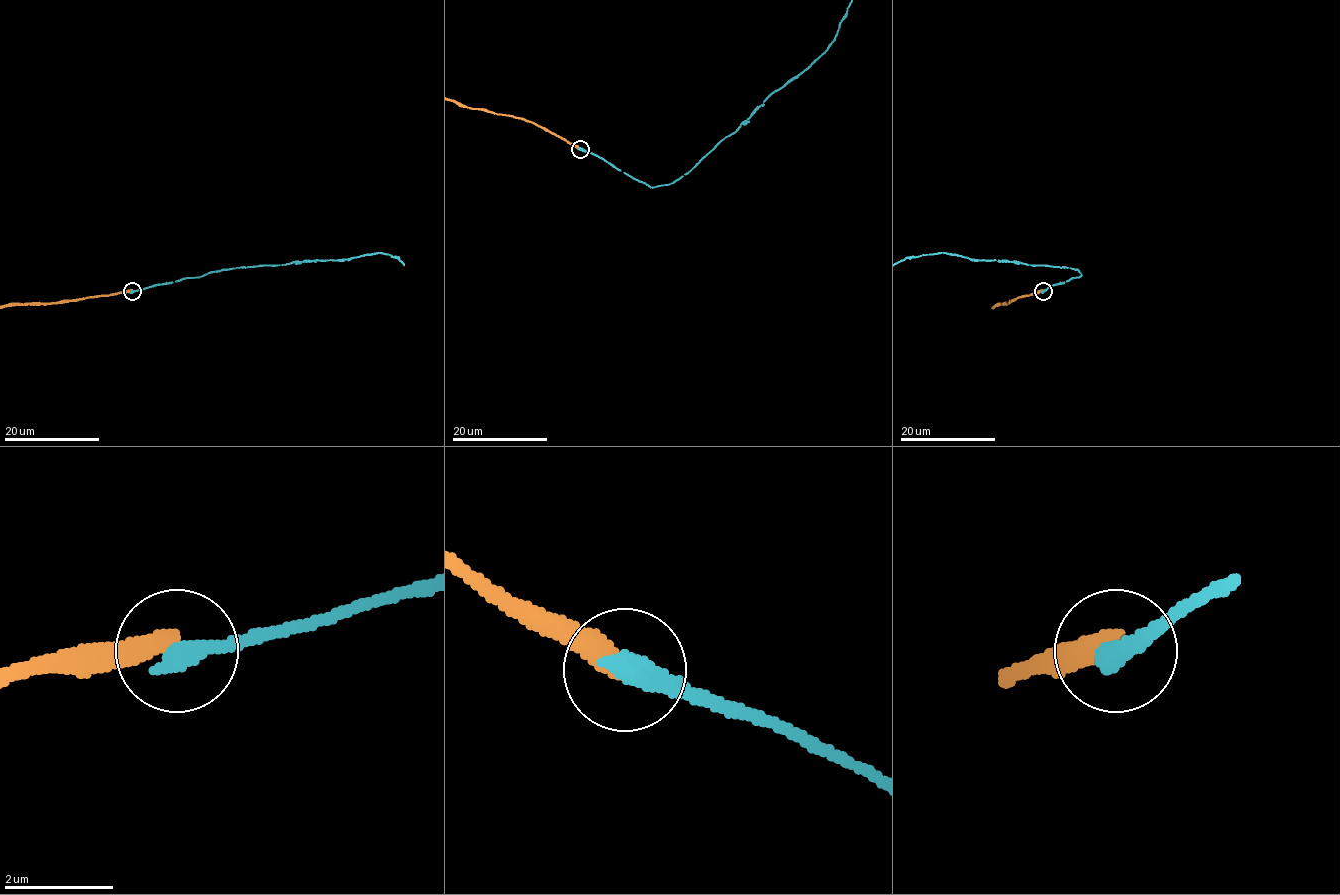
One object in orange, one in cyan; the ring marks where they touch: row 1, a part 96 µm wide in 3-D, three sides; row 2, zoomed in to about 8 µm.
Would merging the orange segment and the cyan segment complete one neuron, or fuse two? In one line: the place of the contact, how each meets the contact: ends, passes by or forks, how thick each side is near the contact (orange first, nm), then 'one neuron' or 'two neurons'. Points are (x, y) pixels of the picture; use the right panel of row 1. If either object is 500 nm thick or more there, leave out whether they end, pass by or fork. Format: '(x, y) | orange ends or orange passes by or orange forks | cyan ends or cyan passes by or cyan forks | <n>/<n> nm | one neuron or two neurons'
(1043, 291) | orange ends | cyan ends | 440/440 nm | two neurons

